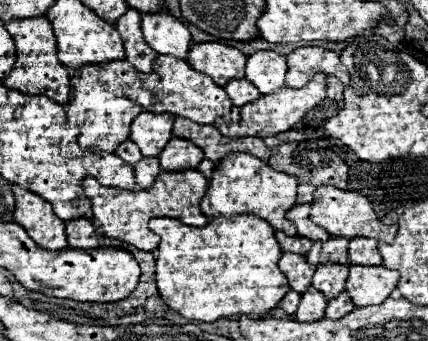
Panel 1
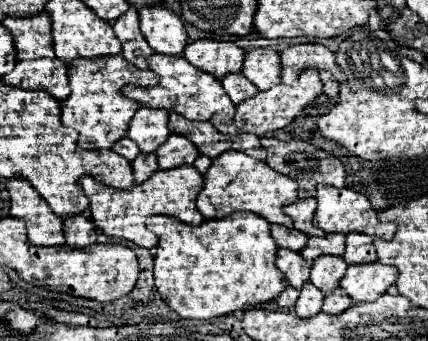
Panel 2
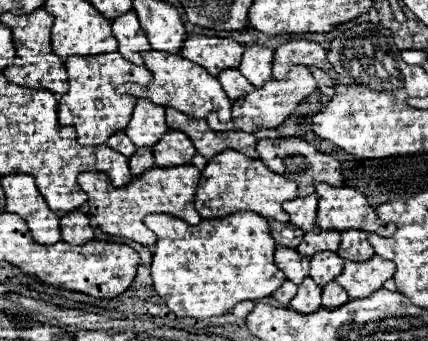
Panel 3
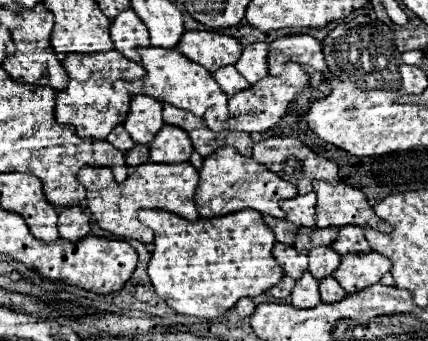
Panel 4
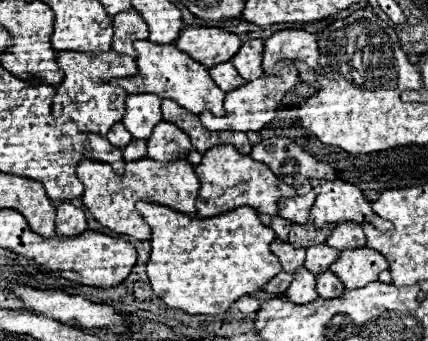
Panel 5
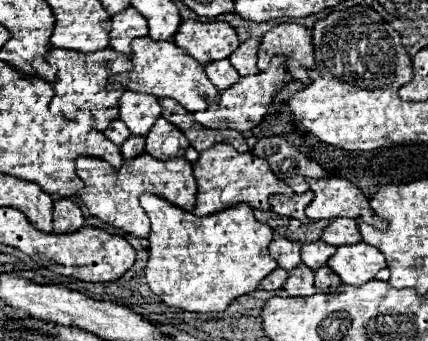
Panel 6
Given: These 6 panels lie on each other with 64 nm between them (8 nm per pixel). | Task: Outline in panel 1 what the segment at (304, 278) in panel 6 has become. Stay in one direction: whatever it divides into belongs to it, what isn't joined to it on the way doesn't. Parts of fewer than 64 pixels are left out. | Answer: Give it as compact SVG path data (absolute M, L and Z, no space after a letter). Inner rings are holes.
M310 286L308 292L304 292L302 298L300 298L296 320L300 320L300 322L320 320L320 318L324 318L324 310L326 310L324 294L318 292L314 286Z

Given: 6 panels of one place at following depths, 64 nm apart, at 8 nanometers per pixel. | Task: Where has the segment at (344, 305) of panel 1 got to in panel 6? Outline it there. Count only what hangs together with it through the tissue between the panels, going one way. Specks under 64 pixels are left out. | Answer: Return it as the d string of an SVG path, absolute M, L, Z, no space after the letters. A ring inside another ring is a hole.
M328 266L318 268L318 270L314 272L314 280L316 280L316 288L318 288L320 292L330 292L334 286L340 284L340 278L338 278Z

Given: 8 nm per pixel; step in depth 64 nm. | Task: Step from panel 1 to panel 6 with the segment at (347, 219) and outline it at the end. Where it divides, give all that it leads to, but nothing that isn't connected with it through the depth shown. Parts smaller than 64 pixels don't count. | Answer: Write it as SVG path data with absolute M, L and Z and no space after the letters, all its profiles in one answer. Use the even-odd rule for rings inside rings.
M340 176L312 178L308 180L308 186L314 192L314 200L306 208L306 216L310 220L320 218L330 220L346 216L346 218L362 218L366 224L374 228L386 228L386 220L376 216L366 196L350 180Z

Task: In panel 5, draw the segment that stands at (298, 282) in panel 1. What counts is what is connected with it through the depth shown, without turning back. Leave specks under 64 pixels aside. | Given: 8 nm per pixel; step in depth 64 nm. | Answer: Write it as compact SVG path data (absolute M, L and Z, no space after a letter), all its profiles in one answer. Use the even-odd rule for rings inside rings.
M274 240L274 242L270 244L270 250L278 256L284 272L294 274L296 268L304 264L304 250L302 250L302 248L294 248L292 244L288 244L288 242L284 242L284 240Z

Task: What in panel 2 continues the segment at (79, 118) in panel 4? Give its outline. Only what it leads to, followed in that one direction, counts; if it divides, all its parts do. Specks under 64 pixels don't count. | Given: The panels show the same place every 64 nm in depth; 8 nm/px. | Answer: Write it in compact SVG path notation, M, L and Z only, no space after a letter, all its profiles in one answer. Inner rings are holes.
M120 54L104 56L96 60L74 60L68 66L68 78L72 94L62 100L62 124L70 136L76 138L76 144L84 150L98 150L98 148L112 148L116 140L126 136L128 124L138 110L140 104L122 96L122 86L136 84L136 86L154 86L158 76L152 70L138 70L136 66L128 64Z

